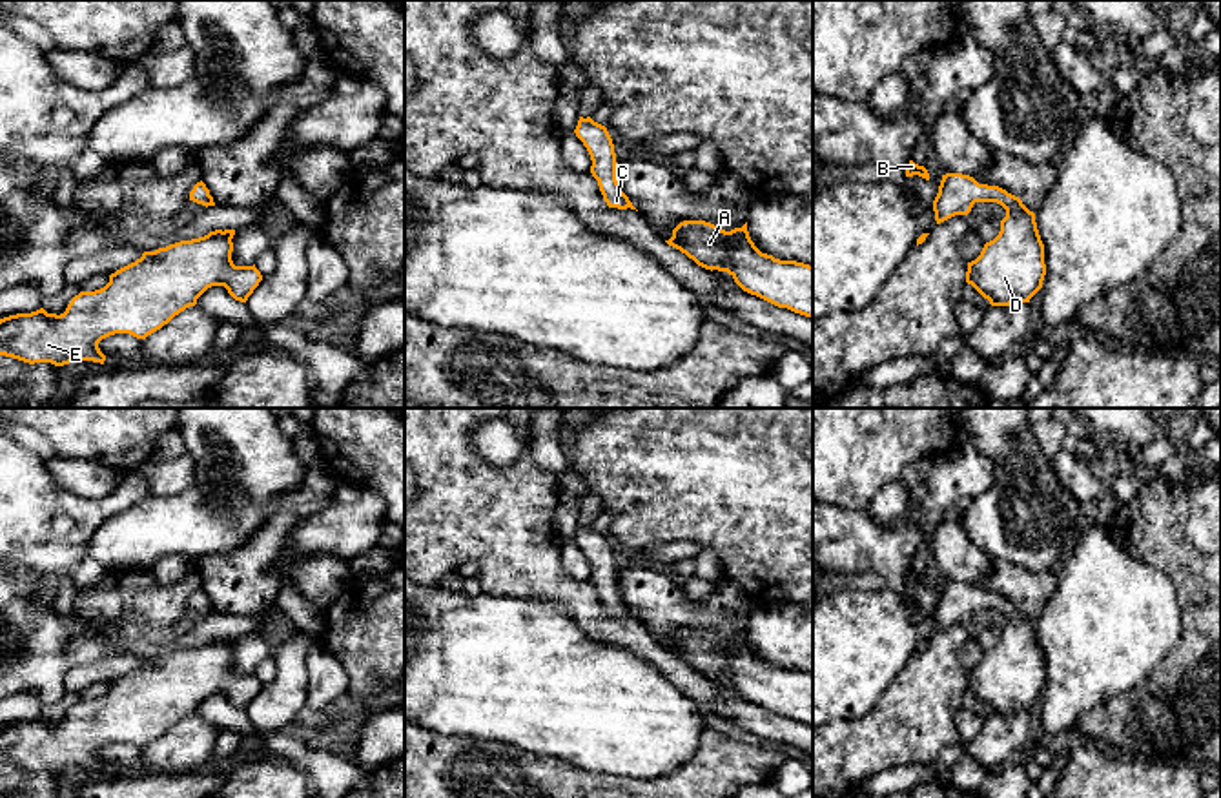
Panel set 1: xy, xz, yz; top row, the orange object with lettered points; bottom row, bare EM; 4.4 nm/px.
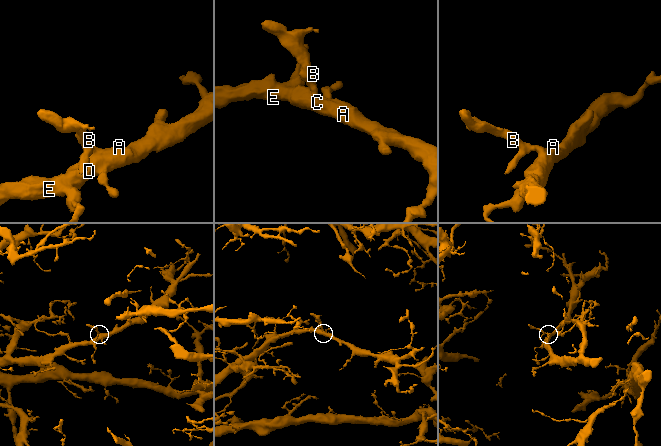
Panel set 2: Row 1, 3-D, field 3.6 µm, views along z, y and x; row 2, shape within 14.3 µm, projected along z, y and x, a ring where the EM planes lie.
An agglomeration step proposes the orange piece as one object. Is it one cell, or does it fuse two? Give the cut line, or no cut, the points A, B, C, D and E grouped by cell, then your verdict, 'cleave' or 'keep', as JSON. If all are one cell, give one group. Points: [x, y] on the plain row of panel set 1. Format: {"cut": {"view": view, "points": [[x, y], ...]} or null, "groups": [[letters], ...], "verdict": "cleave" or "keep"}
{"cut": null, "groups": [["A", "B", "C", "D", "E"]], "verdict": "keep"}

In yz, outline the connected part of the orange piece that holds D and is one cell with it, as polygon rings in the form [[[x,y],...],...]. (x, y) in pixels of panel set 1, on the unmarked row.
[[[946,581],[933,609],[937,632],[968,623],[975,610],[997,610],[1006,618],[1006,625],[1000,629],[999,643],[968,670],[966,691],[991,714],[1030,711],[1046,683],[1035,621],[999,594],[979,592],[962,581]]]

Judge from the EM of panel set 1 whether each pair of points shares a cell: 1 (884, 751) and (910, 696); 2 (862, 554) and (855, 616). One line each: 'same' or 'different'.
1: same
2: different

